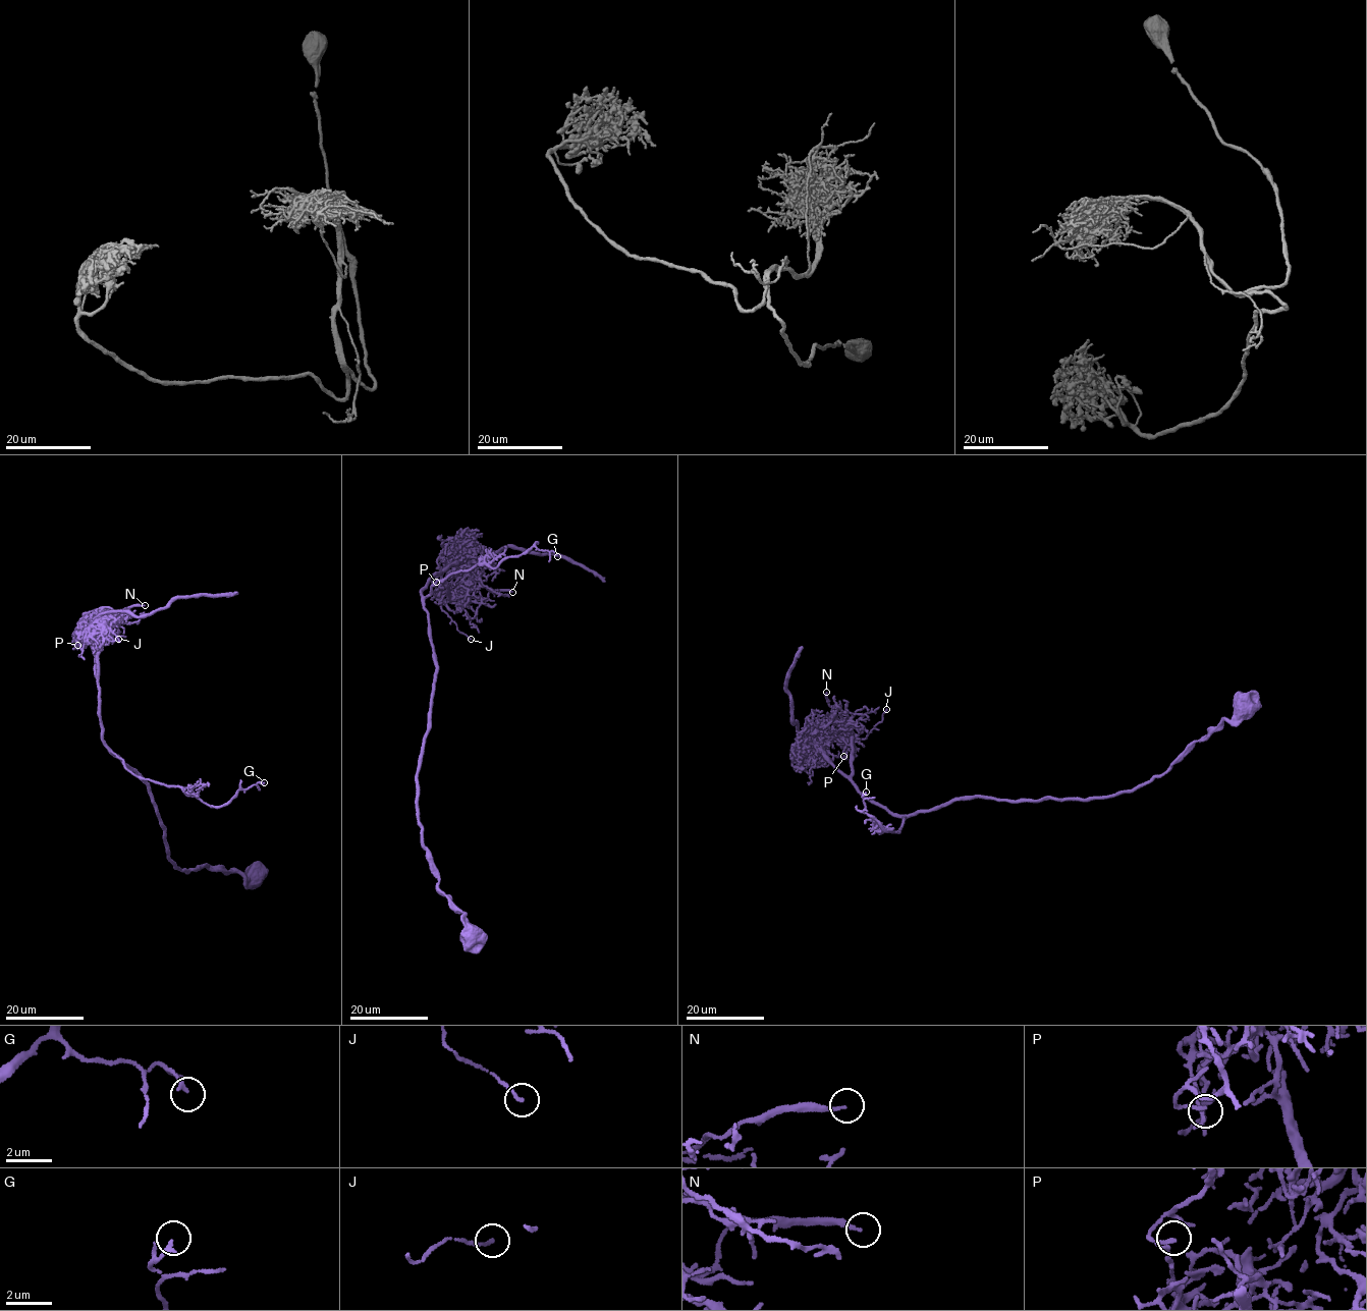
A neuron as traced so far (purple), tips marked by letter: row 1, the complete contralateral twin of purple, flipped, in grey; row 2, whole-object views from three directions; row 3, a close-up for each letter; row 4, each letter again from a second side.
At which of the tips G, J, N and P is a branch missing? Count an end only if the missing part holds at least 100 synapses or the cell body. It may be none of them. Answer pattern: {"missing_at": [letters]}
{"missing_at": []}

